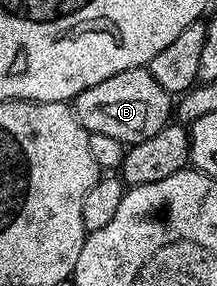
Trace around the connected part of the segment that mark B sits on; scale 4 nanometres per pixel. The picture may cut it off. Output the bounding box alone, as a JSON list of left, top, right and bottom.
[71,67,174,147]

